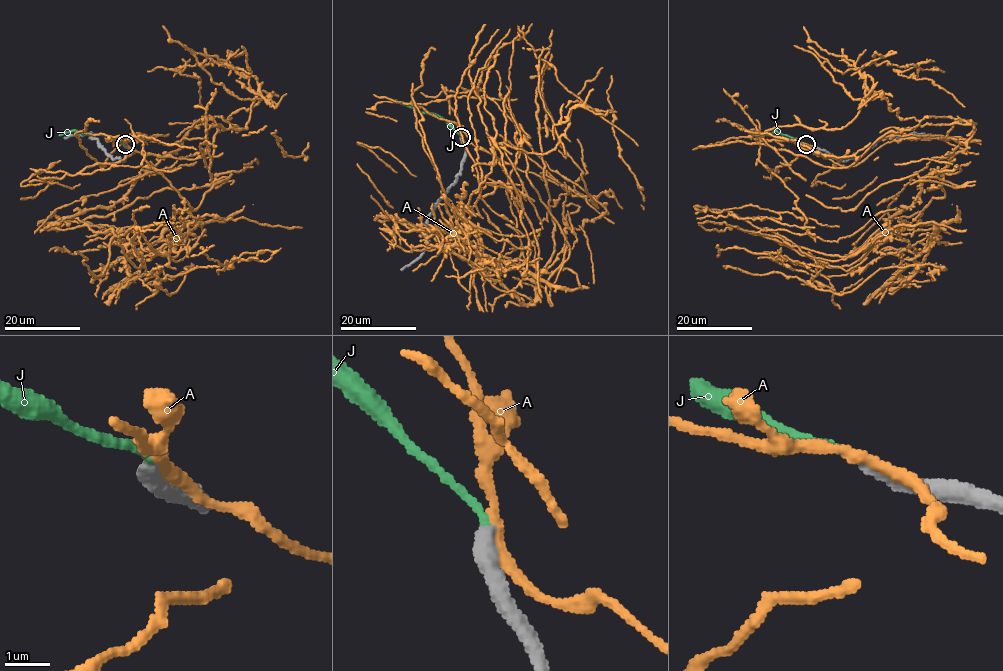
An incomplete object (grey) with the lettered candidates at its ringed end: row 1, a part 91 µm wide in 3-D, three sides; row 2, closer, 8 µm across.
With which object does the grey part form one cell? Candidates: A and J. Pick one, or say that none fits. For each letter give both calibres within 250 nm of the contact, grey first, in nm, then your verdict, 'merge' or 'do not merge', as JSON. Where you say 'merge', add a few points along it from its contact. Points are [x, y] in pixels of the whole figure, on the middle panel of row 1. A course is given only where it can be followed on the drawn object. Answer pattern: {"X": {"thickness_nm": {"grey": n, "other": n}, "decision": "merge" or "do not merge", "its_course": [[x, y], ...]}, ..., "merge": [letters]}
{"A": {"thickness_nm": {"grey": 460, "other": 260}, "decision": "do not merge"}, "J": {"thickness_nm": {"grey": 340, "other": 180}, "decision": "do not merge"}, "merge": []}

